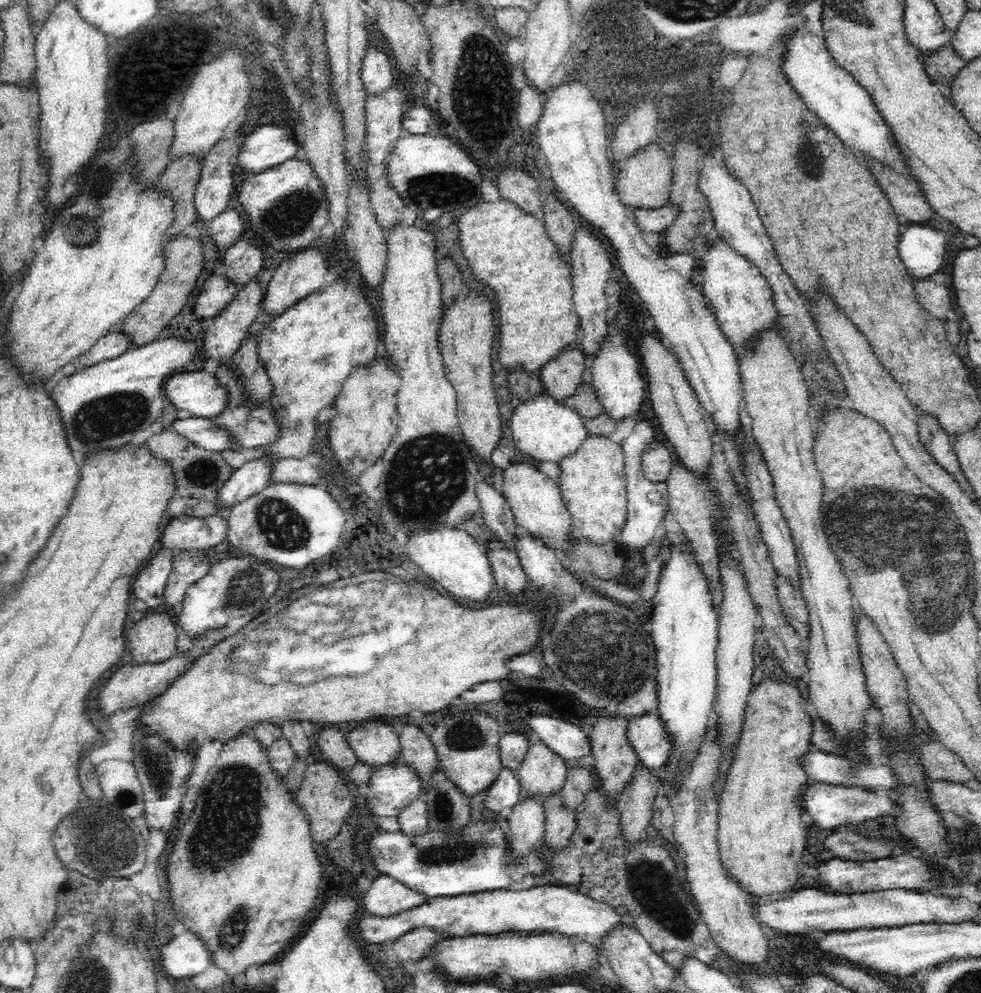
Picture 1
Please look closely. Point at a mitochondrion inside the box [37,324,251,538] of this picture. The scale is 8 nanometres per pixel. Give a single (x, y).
(113, 417)

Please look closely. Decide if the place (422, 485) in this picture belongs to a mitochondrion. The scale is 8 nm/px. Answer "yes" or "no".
yes

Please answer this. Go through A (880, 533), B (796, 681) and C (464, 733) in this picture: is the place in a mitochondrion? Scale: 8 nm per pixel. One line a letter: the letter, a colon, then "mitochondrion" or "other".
A: mitochondrion
B: other
C: mitochondrion

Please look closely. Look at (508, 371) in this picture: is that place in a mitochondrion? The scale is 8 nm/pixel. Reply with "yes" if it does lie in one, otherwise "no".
no

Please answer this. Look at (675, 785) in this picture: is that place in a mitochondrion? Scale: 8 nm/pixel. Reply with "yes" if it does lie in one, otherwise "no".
no

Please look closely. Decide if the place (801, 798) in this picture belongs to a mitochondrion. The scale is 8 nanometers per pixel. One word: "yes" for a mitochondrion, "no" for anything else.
no

